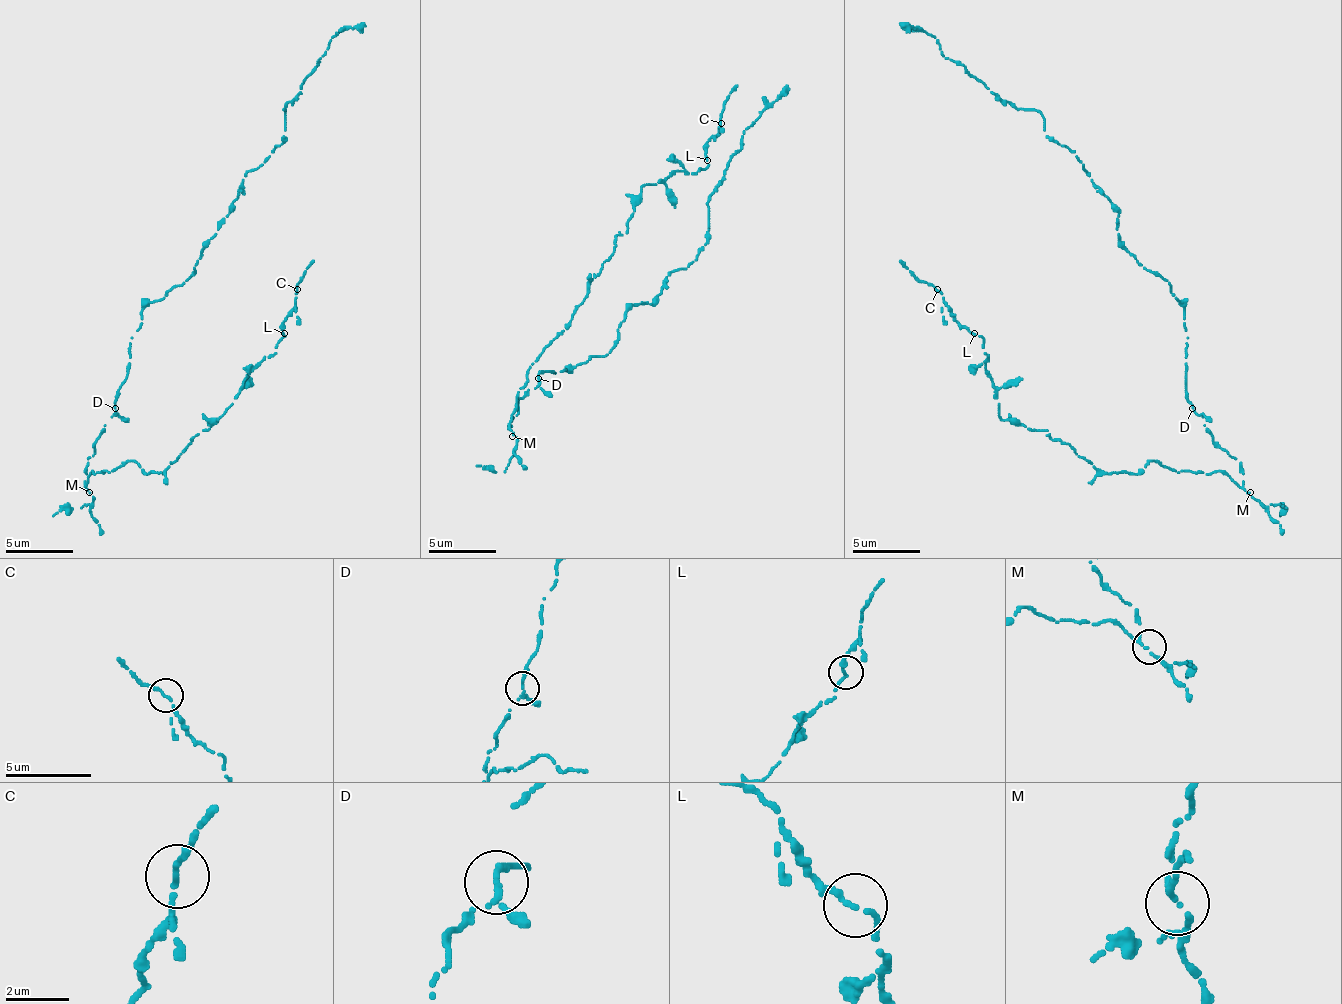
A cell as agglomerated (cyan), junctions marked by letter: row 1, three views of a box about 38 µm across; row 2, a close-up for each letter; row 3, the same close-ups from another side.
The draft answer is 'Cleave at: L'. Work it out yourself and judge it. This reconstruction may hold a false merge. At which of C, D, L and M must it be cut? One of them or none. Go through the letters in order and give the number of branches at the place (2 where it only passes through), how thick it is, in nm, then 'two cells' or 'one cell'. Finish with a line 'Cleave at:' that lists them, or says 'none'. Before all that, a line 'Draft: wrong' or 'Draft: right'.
Draft: wrong
C: 2 branches meet; 170 nm thick; one cell
D: 2 branches meet; 170 nm thick; one cell
L: 2 branches meet; 170 nm thick; one cell
M: 2 branches meet; 170 nm thick; one cell
Cleave at: none

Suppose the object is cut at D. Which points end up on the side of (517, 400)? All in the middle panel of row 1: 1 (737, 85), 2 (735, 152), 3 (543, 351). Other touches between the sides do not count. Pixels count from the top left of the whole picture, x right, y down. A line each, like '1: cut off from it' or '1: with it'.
1: with it
2: cut off from it
3: with it

